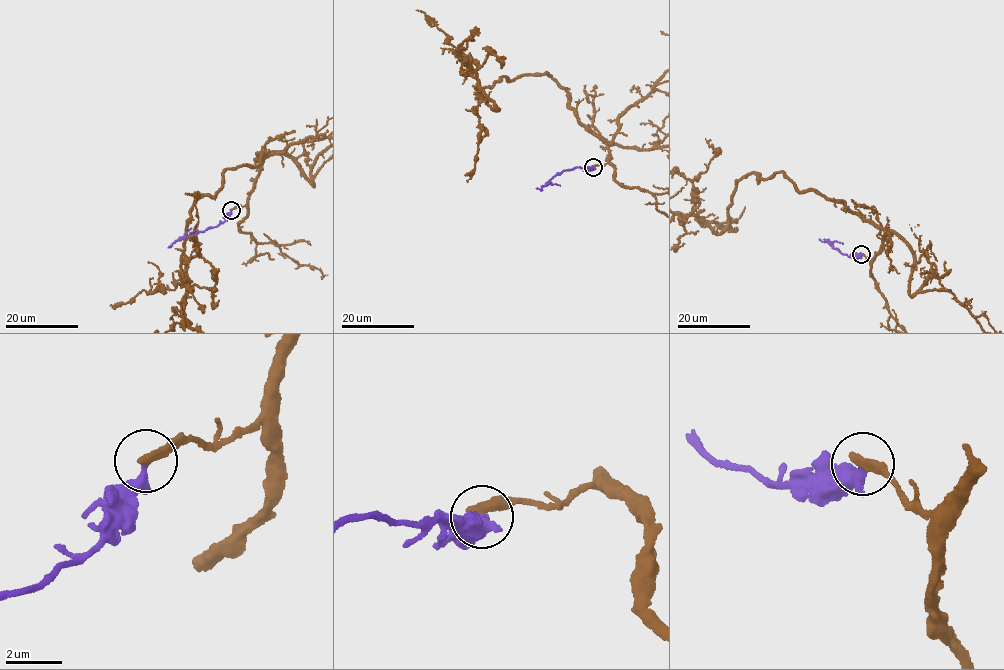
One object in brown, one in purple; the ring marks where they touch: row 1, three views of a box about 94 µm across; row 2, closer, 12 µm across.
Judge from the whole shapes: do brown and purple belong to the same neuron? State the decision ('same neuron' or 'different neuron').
different neuron

